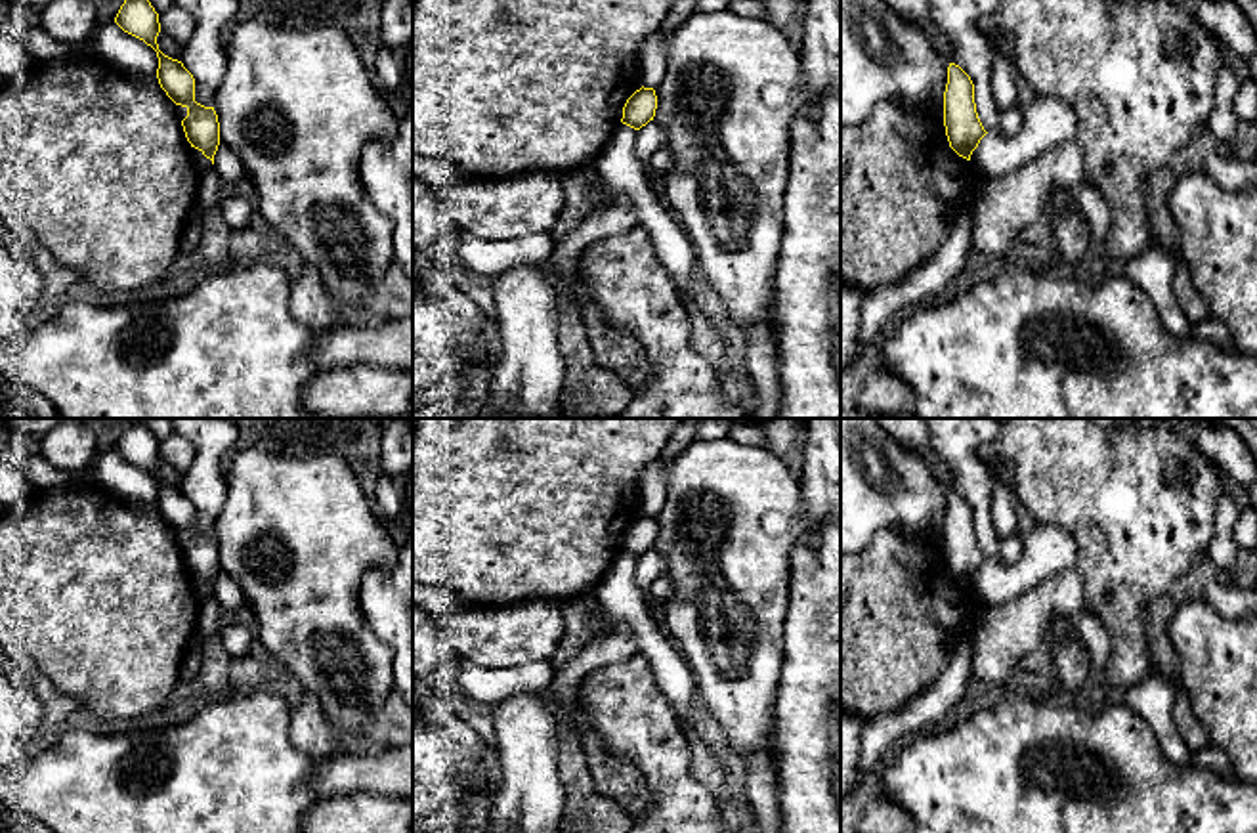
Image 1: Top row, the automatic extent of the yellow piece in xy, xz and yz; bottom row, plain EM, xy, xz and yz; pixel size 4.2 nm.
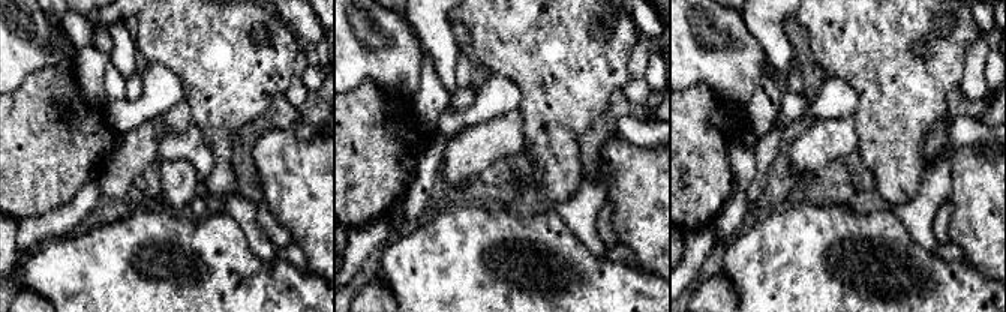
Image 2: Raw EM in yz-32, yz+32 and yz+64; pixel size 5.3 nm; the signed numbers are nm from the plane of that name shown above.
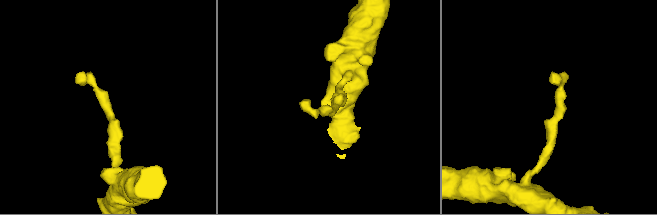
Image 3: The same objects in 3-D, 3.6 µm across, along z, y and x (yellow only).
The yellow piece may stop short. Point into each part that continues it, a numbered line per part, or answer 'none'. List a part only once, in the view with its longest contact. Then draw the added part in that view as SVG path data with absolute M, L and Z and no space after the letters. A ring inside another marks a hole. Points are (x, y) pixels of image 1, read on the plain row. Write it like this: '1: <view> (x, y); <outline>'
none

